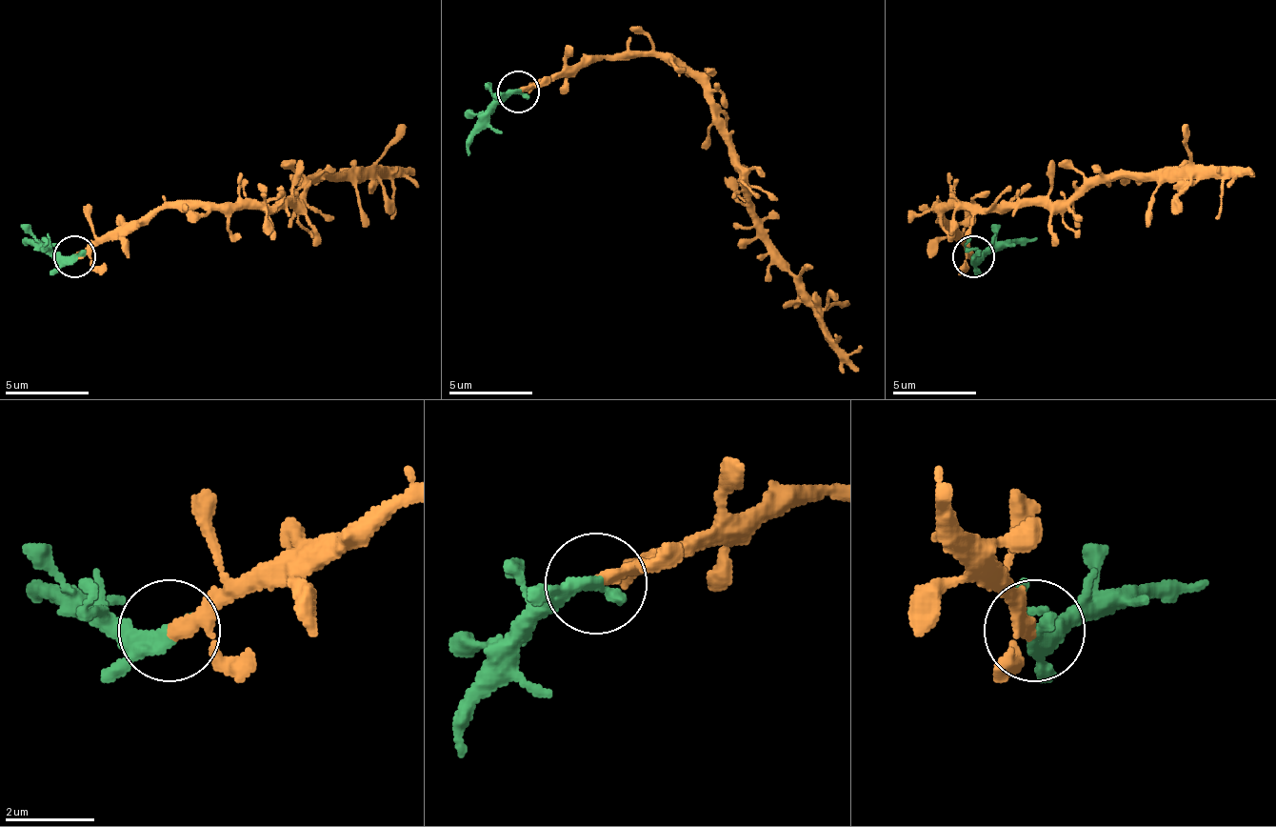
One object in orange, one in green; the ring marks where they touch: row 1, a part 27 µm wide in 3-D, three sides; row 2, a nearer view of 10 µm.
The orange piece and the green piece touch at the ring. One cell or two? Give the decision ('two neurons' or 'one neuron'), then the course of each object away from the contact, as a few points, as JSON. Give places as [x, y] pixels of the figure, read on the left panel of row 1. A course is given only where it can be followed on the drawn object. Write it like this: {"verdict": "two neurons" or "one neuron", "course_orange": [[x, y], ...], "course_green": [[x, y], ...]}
{"verdict": "one neuron", "course_orange": [[73, 255], [132, 234], [161, 209], [294, 205], [320, 175], [374, 175], [390, 184], [394, 209], [390, 217]], "course_green": [[73, 255], [52, 255], [24, 238]]}

